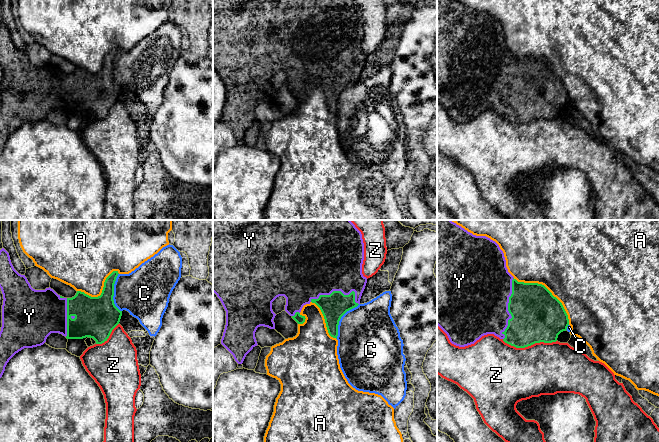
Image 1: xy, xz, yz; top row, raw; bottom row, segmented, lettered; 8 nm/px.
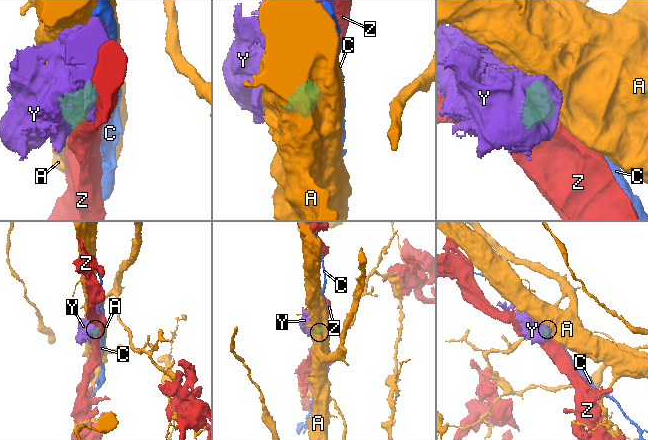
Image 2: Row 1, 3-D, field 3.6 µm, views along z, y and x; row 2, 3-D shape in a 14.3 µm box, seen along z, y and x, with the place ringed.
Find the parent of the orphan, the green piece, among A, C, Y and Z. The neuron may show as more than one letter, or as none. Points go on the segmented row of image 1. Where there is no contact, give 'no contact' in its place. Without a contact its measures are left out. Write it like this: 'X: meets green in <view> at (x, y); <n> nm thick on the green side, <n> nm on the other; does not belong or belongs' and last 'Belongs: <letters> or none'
A: meets green in yz at (548, 290); 420 nm thick on the green side, 500 nm on the other; does not belong
C: meets green in xz at (340, 318); 200 nm thick on the green side, 460 nm on the other; does not belong
Y: meets green in yz at (508, 308); 420 nm thick on the green side, 500 nm on the other; belongs
Z: meets green in yz at (529, 345); 420 nm thick on the green side, 420 nm on the other; does not belong
Belongs: Y

